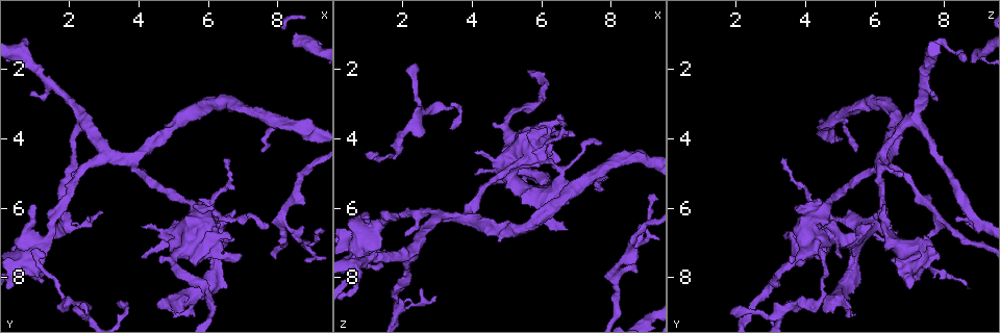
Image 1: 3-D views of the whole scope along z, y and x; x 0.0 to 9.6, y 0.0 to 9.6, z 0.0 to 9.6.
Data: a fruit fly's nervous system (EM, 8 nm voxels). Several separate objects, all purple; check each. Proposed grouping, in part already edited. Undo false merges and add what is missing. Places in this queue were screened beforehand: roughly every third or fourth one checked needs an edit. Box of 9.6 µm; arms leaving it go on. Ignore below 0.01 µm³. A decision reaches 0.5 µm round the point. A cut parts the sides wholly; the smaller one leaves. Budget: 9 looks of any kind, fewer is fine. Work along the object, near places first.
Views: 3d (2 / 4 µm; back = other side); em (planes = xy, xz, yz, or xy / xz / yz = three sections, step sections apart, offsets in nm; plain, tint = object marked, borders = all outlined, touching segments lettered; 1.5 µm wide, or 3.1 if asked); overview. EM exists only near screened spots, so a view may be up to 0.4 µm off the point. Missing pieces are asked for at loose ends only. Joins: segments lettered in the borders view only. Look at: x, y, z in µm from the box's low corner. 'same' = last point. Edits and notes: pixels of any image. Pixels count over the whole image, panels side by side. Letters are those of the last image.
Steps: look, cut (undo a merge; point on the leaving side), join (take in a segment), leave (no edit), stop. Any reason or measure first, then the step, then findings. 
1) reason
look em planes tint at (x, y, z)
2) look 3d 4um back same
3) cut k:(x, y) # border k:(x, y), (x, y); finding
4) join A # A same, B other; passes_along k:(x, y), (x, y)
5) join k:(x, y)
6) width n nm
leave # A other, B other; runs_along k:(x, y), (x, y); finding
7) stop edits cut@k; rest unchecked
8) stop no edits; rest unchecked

branch stops here
look em planes borders at (6.60, 4.60, 3.45)

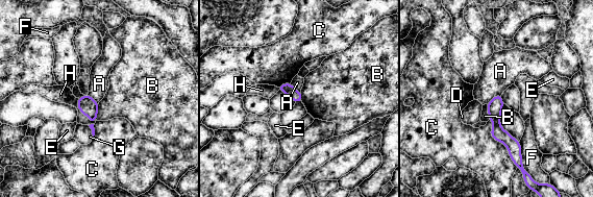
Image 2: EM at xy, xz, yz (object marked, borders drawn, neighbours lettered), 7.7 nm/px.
leave # A other, B other, C other, D other, E other, F other, G other, H other; none of them fits

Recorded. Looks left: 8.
tapers out
look em planes borders at (3.45, 8.70, 3.70)

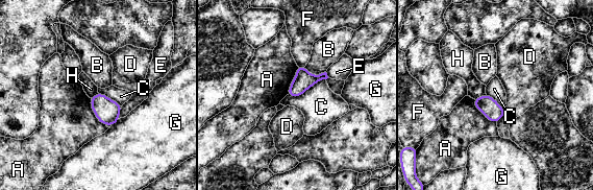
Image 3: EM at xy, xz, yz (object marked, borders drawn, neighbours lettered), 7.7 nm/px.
width 140 nm
leave # A other, B other, C other, D other, E other, F other, G other, H other; border 3:(325, 78), (299, 95), (288, 95); none of them fits

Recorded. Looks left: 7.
thin end
look em xy step 8 borders at (0.95, 7.15, 4.40)

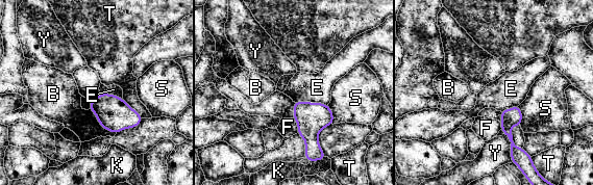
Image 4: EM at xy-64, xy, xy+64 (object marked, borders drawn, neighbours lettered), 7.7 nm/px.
leave # B other, E other, F other, K other, S other, T other, Y other; border 4:(90, 108), (105, 129), (116, 133); no lettered segment goes on from it

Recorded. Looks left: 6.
sharp bend
look em xy step 4 tint at (5.30, 8.65, 4.90)

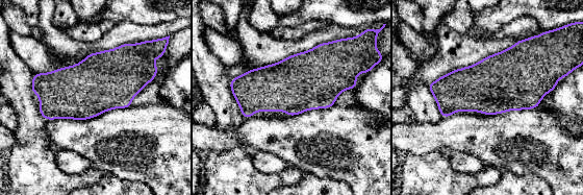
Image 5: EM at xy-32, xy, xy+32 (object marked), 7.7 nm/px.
look em planes borders same

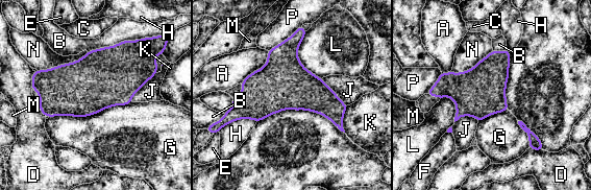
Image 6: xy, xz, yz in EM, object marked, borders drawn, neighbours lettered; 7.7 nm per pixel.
leave # A other, B other, C other, D other, E other, F other, G other, H other, J other, K other, L other, M other, N other, P other; one neuron here

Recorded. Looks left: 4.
stop no edits; rest unchecked

